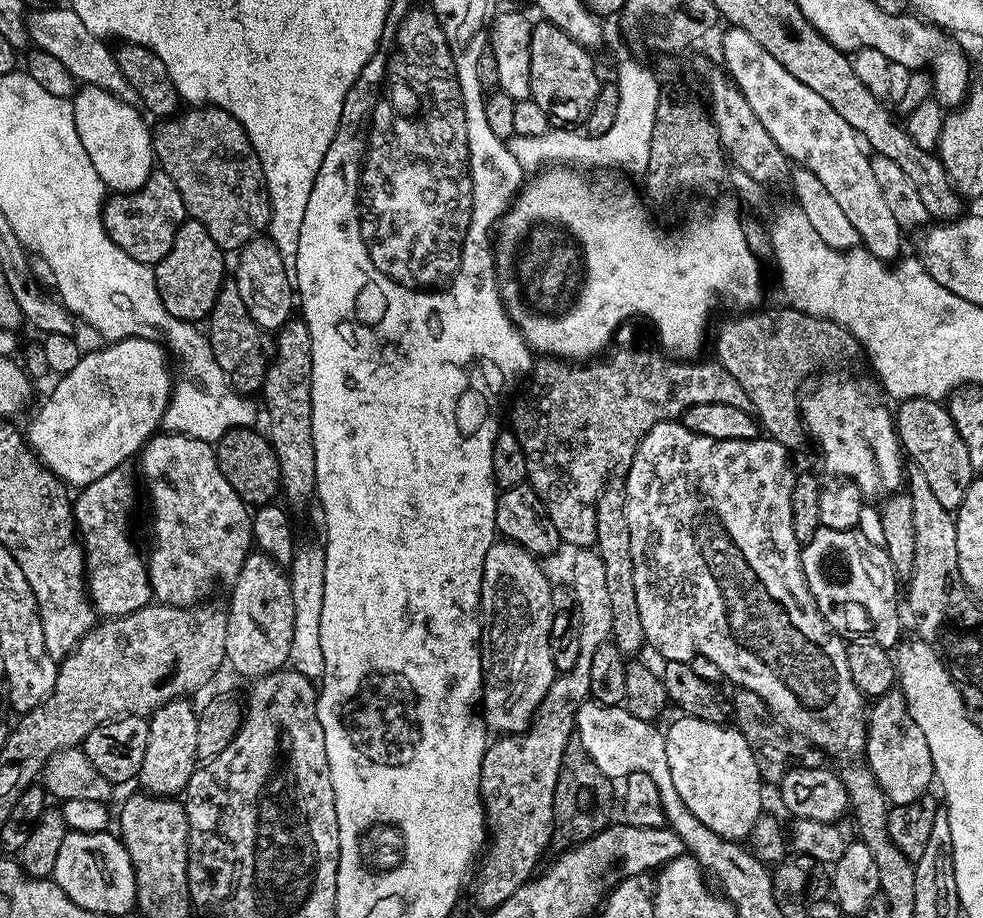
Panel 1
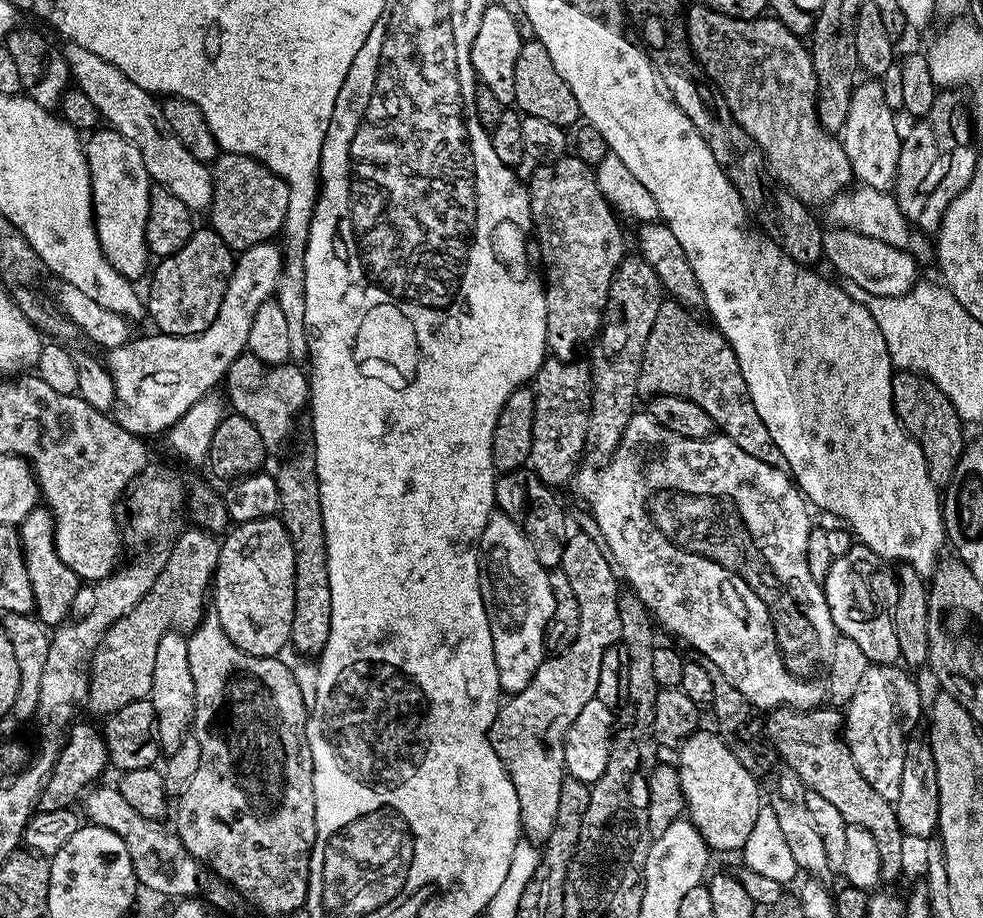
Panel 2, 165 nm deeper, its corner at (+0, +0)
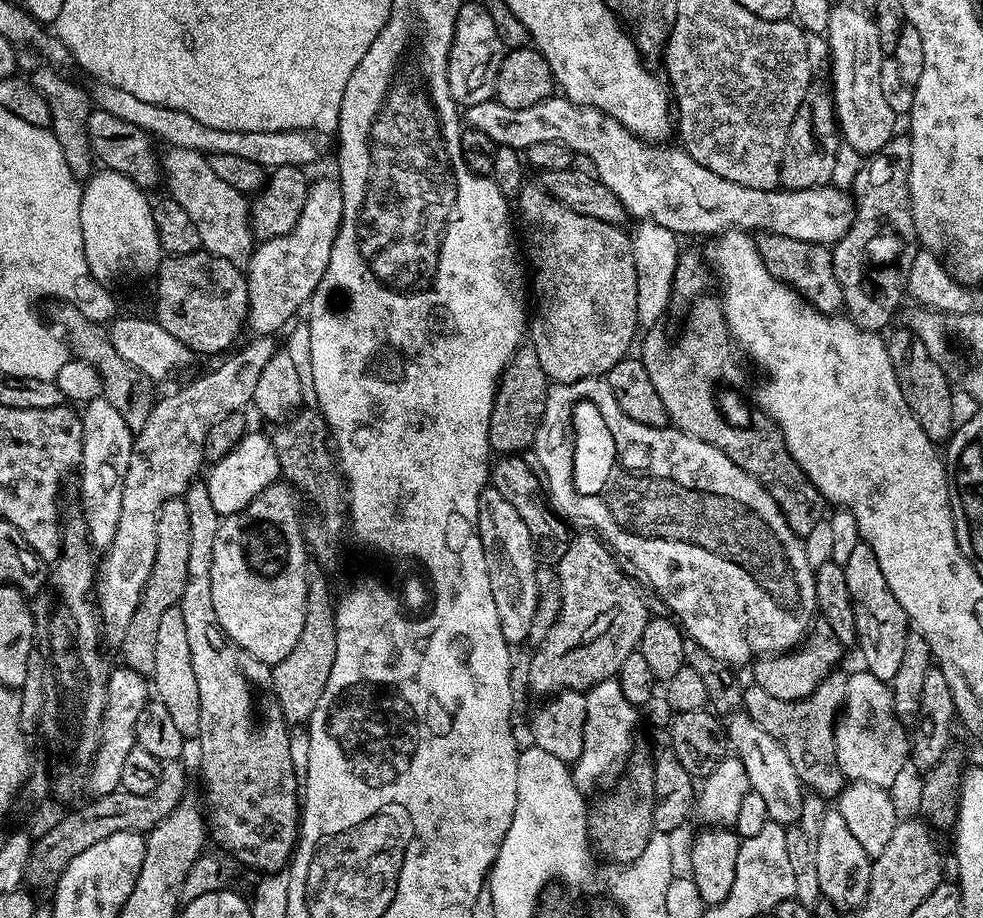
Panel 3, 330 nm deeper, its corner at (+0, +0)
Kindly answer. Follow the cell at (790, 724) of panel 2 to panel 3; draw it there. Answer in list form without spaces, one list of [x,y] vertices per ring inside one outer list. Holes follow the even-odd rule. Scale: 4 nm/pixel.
[[[834,671],[809,696],[803,696],[801,700],[774,698],[755,686],[744,688],[743,711],[750,718],[754,718],[754,722],[758,722],[758,726],[762,726],[766,734],[782,742],[782,750],[786,750],[794,770],[798,770],[798,778],[805,789],[825,798],[839,797],[846,783],[846,778],[838,766],[836,722],[846,700],[848,677],[847,671]]]

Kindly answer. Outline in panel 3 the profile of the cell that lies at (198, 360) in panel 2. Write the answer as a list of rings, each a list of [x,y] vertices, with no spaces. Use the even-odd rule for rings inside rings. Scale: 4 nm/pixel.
[[[339,179],[315,180],[308,185],[306,202],[290,234],[259,241],[246,261],[248,277],[249,329],[258,336],[272,336],[293,323],[296,311],[312,299],[314,290],[326,274],[330,250],[342,222],[342,190]]]

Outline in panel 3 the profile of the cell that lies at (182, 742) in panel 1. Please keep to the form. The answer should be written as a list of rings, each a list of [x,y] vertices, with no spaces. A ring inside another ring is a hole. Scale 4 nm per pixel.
[[[180,607],[166,610],[158,622],[158,638],[154,638],[154,670],[150,673],[150,684],[155,699],[166,706],[175,728],[185,738],[200,735],[200,707],[198,706],[198,684],[194,682],[194,668],[190,666],[190,646],[186,639],[186,621],[182,619]]]

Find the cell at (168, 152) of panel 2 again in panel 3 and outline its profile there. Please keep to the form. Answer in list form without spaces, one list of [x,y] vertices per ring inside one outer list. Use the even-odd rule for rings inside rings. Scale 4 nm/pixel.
[[[164,148],[162,152],[162,180],[168,183],[167,195],[190,214],[194,227],[198,229],[201,249],[213,252],[227,260],[247,261],[254,247],[250,204],[245,193],[234,190],[227,182],[222,182],[214,170],[210,170],[208,156],[202,152],[185,148]]]

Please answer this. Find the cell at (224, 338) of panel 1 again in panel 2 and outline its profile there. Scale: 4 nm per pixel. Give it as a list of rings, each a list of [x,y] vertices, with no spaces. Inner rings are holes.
[[[245,354],[228,367],[226,377],[226,400],[231,411],[254,426],[268,450],[280,448],[292,436],[300,411],[310,404],[310,380],[300,373],[295,362],[286,364],[263,364],[251,354]]]

